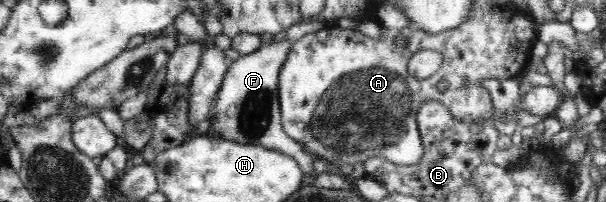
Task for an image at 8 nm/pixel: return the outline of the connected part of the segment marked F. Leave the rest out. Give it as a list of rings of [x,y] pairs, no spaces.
[[[288,40],[270,41],[252,53],[240,55],[233,63],[230,63],[228,72],[224,75],[222,85],[215,97],[216,103],[211,113],[212,121],[210,121],[208,133],[228,141],[261,145],[291,155],[302,168],[302,173],[315,179],[315,174],[312,172],[312,157],[306,154],[299,141],[292,139],[283,130],[282,125],[278,74],[280,74],[280,69],[290,49],[292,49],[292,42]]]

